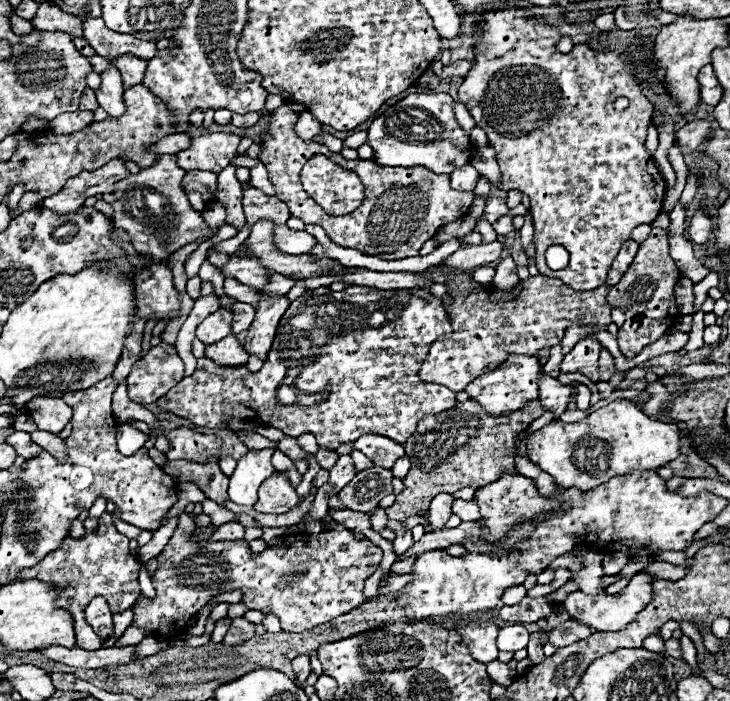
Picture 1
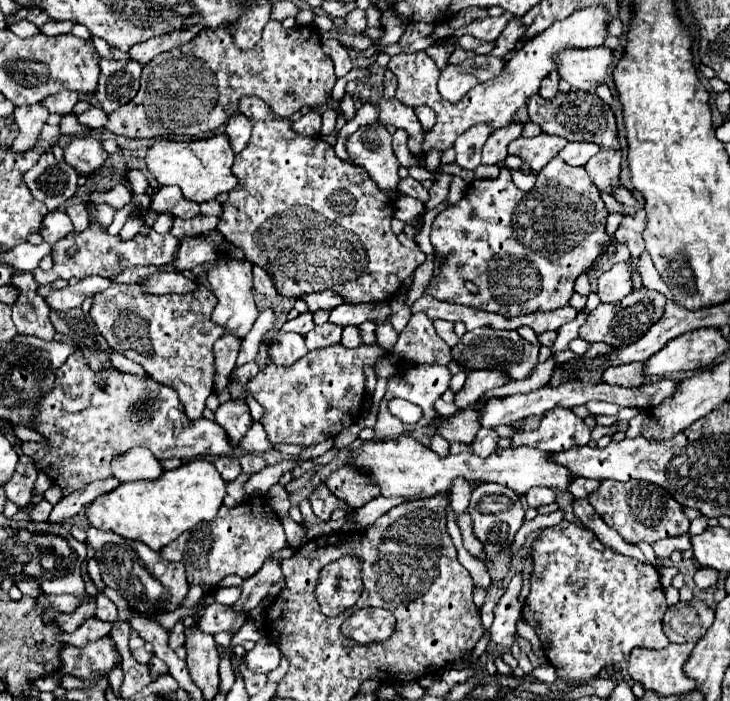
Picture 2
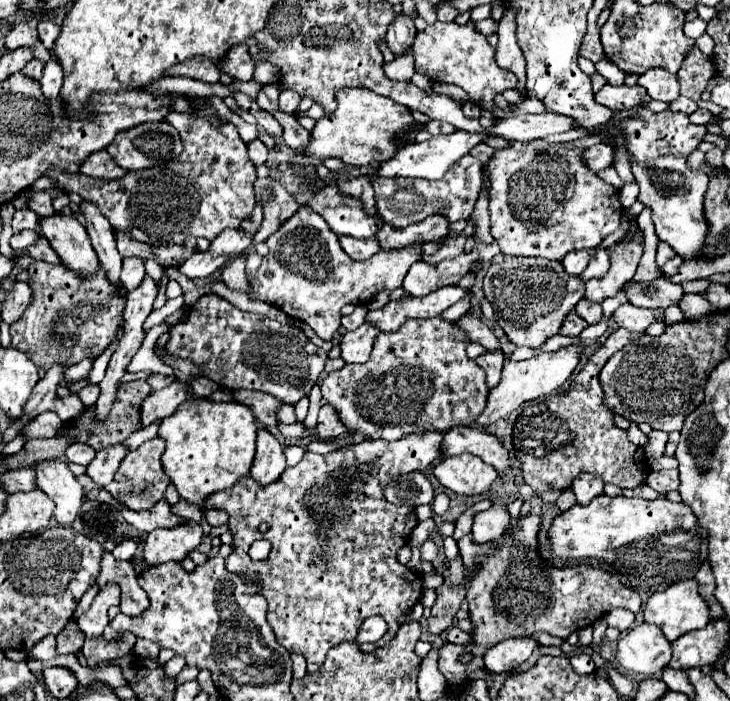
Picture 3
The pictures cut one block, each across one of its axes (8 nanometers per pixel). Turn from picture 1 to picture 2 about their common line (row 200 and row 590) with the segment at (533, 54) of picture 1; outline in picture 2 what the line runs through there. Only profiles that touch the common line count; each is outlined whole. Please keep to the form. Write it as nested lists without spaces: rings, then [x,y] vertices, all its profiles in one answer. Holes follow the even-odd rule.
[[[562,520],[558,526],[554,528],[546,528],[540,532],[540,540],[534,542],[534,570],[532,570],[532,578],[530,578],[530,594],[524,602],[524,620],[534,628],[534,632],[538,634],[544,650],[548,652],[548,662],[556,668],[556,674],[560,680],[566,680],[566,682],[586,682],[586,680],[592,680],[594,676],[598,676],[598,672],[606,666],[614,666],[618,662],[624,662],[630,658],[630,652],[634,648],[666,648],[670,644],[670,640],[664,636],[664,630],[662,630],[662,618],[664,618],[664,612],[668,610],[666,606],[666,598],[664,598],[664,590],[662,590],[662,584],[660,584],[660,574],[654,566],[650,564],[642,564],[638,562],[636,558],[628,558],[628,556],[622,556],[618,552],[614,552],[612,548],[604,546],[592,530],[584,528],[582,524],[576,524],[576,522],[568,522],[568,520]]]

